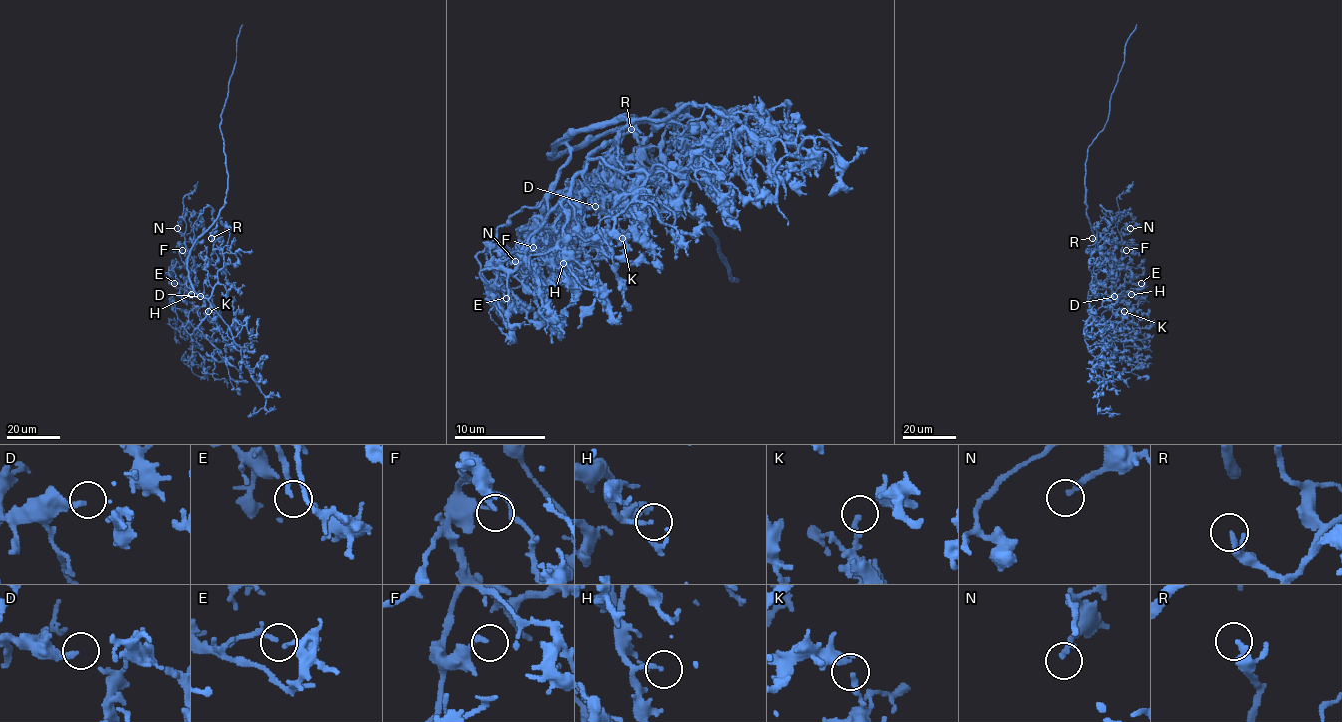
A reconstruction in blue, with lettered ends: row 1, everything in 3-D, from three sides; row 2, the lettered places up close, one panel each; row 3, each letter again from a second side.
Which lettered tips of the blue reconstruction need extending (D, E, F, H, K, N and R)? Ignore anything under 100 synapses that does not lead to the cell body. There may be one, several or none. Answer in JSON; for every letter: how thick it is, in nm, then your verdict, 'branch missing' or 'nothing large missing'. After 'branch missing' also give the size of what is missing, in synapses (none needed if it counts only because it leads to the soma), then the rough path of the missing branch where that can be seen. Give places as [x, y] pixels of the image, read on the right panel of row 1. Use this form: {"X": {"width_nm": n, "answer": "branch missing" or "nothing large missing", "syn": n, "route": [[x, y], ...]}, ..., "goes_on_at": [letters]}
{"D": {"width_nm": 160, "answer": "nothing large missing"}, "E": {"width_nm": 180, "answer": "nothing large missing"}, "F": {"width_nm": 190, "answer": "nothing large missing"}, "H": {"width_nm": 180, "answer": "nothing large missing"}, "K": {"width_nm": 140, "answer": "nothing large missing"}, "N": {"width_nm": 180, "answer": "nothing large missing"}, "R": {"width_nm": 220, "answer": "nothing large missing"}, "goes_on_at": []}

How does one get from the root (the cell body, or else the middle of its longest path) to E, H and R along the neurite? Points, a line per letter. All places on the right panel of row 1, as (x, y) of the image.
E: (1097, 238), (1100, 259), (1096, 286), (1102, 289), (1114, 284), (1121, 270), (1126, 272), (1133, 283), (1141, 283)
H: (1097, 238), (1100, 259), (1096, 286), (1100, 289), (1119, 287), (1131, 294)
R: (1097, 238), (1100, 271), (1088, 298), (1092, 280), (1090, 253), (1092, 248), (1098, 248), (1092, 238)

